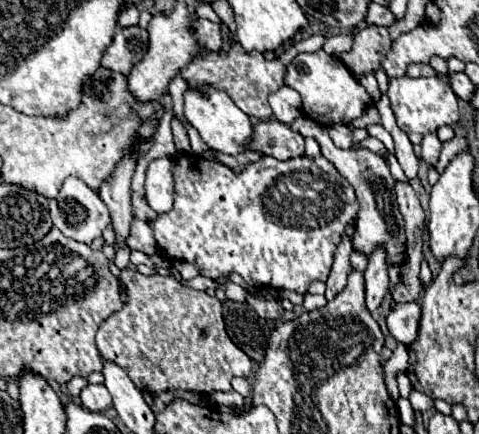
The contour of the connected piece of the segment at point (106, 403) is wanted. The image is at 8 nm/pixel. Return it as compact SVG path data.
M87 385L81 391L81 403L83 403L85 409L95 411L95 413L107 411L113 405L111 395L109 395L109 391L107 391L105 385Z

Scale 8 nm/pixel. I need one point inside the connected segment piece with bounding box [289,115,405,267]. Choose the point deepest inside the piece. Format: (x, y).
(379, 224)

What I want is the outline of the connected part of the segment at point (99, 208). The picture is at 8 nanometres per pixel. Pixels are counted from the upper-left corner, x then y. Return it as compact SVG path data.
M69 177L65 179L59 195L49 203L49 209L51 209L51 221L53 221L53 227L57 227L65 237L73 239L73 241L79 241L79 243L91 243L93 239L101 237L103 229L111 223L111 217L109 217L109 211L105 207L105 203L101 201L101 197L91 191L81 179L77 177Z

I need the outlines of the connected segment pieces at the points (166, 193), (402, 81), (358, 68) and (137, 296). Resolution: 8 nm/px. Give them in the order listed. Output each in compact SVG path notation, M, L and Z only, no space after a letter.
M161 157L149 163L145 179L145 201L157 213L169 211L173 207L173 159Z
M403 75L403 77L391 79L387 95L391 101L391 109L397 117L399 129L407 133L412 144L420 144L425 135L435 133L441 125L455 125L459 121L457 95L453 95L453 89L441 83L437 77L413 79L413 77Z
M365 27L355 35L351 51L339 55L339 59L345 63L345 67L349 67L349 71L355 77L373 73L381 67L381 61L385 59L387 49L390 47L391 50L391 40L389 38L387 41L383 33L387 33L387 29L383 27Z
M135 269L121 271L121 281L127 287L129 301L121 311L113 313L97 331L95 343L99 355L105 361L119 365L135 383L137 389L149 391L153 395L165 391L191 391L191 393L213 393L231 391L233 377L249 377L253 361L229 339L223 321L223 307L217 297L203 291L191 289L179 283L175 277L163 275L141 275Z

